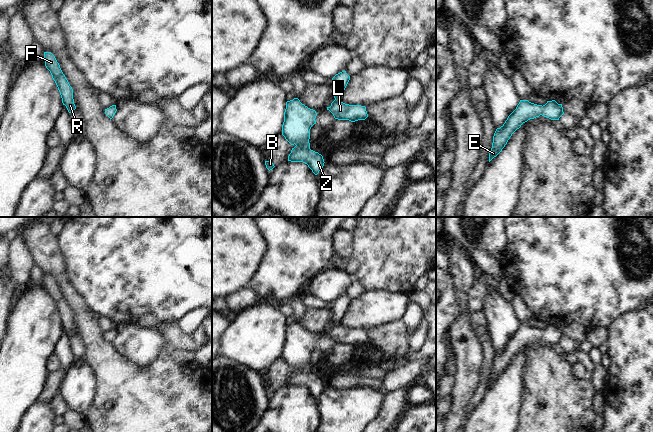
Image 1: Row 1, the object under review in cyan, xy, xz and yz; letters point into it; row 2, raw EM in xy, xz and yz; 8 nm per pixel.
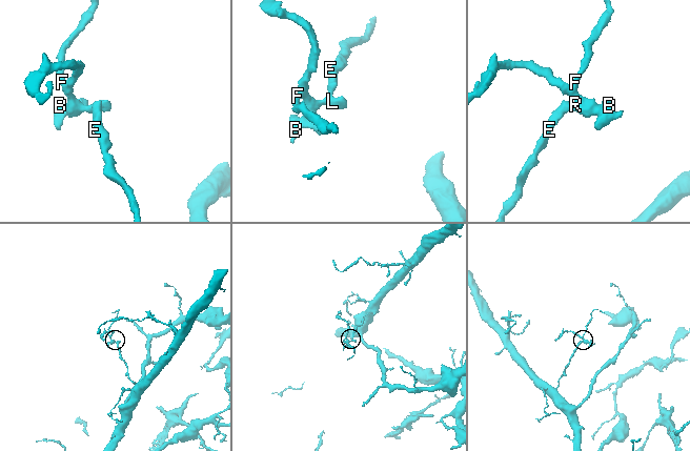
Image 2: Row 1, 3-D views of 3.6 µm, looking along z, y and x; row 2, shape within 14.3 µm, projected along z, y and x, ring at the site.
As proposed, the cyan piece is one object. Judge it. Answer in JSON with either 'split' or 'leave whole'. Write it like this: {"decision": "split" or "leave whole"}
{"decision": "leave whole"}

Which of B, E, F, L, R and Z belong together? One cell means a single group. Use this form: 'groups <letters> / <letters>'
groups B E F L R Z

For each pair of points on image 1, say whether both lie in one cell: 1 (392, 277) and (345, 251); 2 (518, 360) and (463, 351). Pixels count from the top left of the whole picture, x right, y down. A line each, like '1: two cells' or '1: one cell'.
1: two cells
2: two cells

